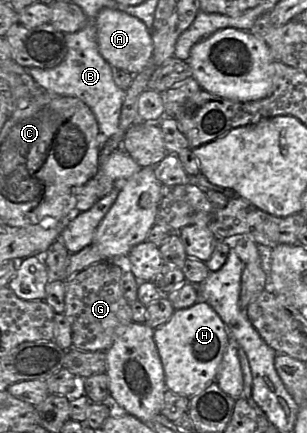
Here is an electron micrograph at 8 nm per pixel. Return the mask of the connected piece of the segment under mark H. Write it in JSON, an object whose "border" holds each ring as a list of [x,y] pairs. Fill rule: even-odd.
{"border":[[[198,300],[189,308],[175,310],[166,323],[154,329],[153,337],[168,390],[190,399],[216,383],[229,334],[220,316],[207,302]]]}

